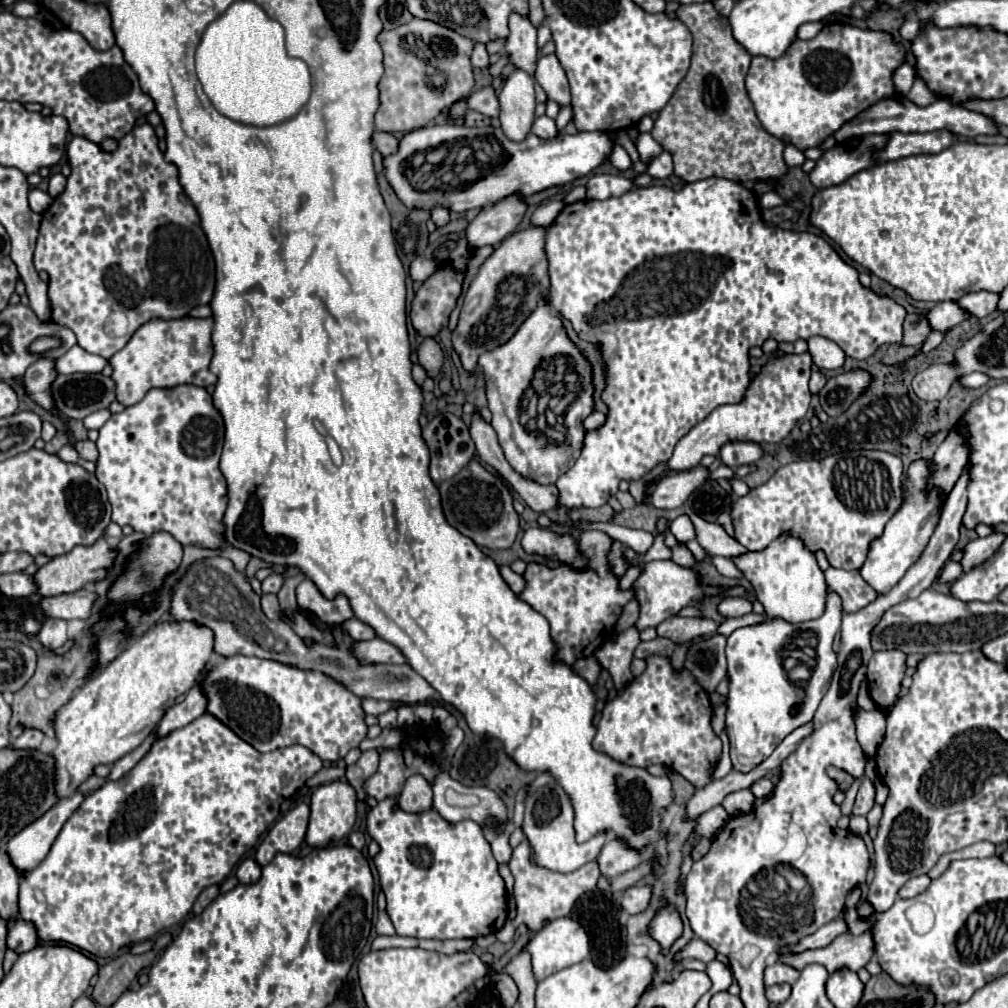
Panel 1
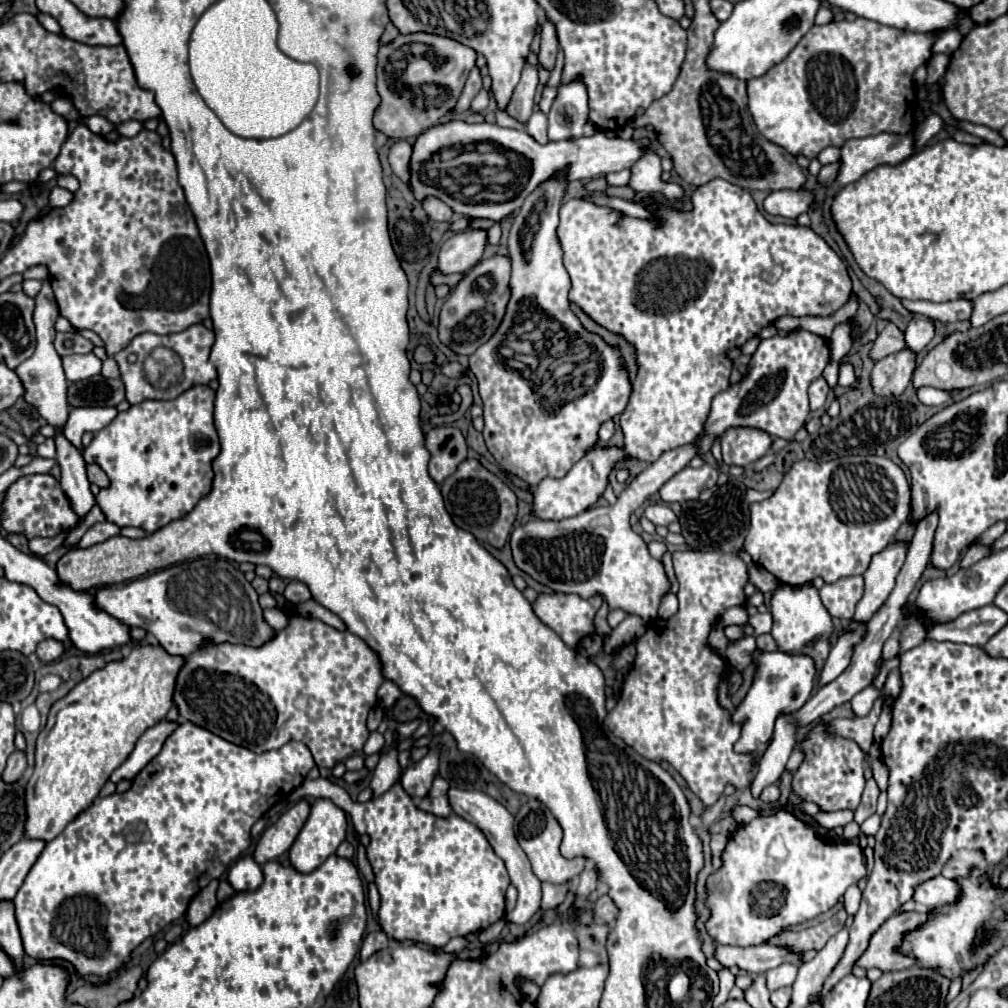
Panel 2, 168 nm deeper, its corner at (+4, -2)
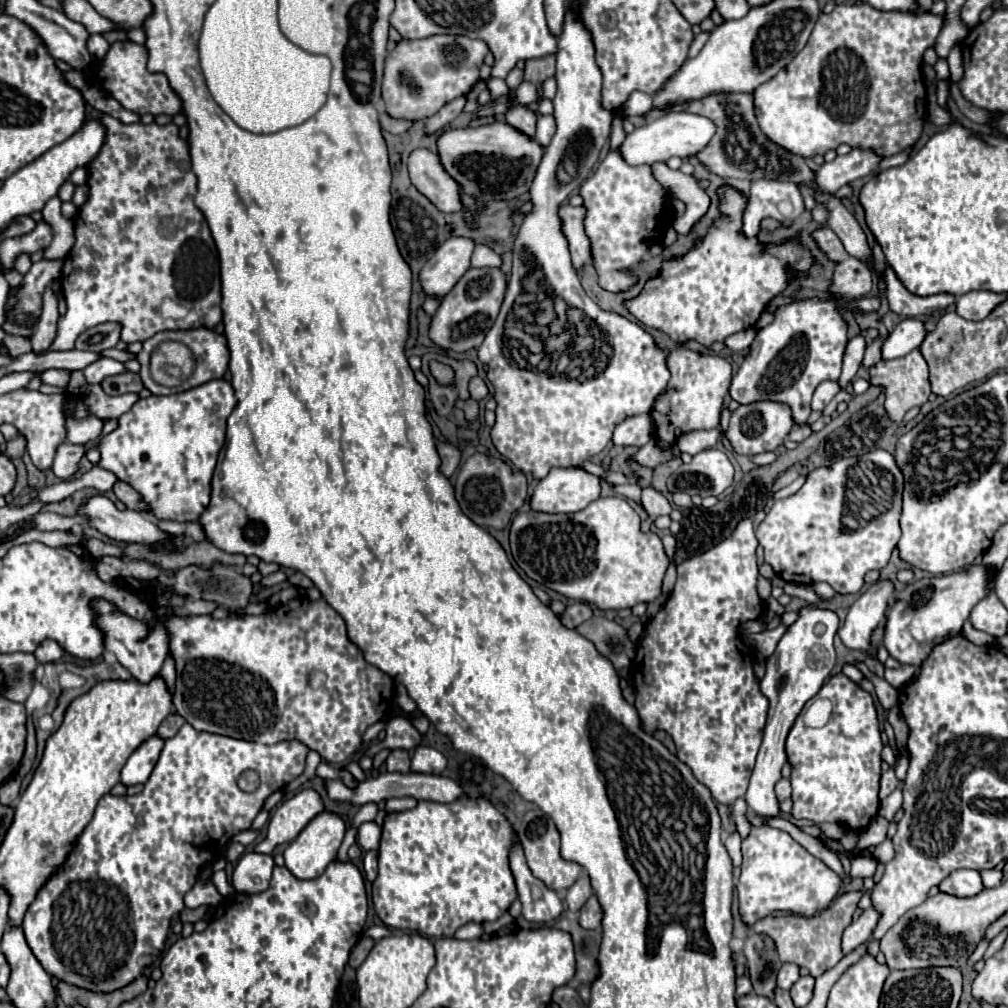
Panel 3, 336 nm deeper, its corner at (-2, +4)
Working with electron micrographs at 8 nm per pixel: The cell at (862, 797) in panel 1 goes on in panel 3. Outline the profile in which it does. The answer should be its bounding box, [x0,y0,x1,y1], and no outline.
[880,769,898,799]

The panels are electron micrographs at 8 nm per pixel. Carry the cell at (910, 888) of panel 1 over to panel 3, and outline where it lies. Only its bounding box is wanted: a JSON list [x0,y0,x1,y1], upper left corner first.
[940,869,984,897]

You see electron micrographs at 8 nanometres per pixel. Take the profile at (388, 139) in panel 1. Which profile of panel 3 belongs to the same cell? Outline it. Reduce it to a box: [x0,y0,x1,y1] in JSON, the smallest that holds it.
[408,149,462,213]

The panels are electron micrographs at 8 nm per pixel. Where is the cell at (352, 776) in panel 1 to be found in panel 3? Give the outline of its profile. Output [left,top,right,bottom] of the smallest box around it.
[385,749,410,773]

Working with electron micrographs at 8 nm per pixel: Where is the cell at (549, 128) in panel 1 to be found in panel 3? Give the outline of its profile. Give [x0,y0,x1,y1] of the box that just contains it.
[536,115,556,147]

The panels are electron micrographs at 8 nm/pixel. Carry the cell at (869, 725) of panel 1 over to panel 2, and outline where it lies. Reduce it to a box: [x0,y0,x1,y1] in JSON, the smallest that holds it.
[850,687,880,717]

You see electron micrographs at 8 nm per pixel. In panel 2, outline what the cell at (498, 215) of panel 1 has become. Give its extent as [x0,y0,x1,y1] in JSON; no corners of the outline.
[438,229,488,275]

